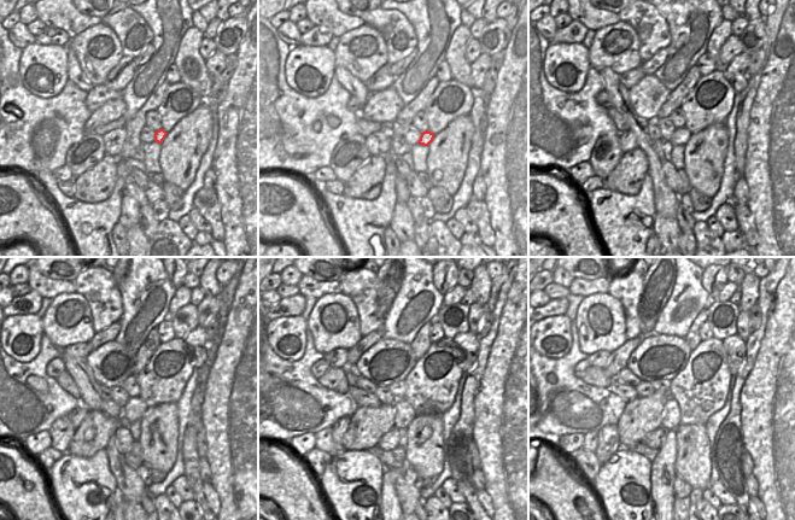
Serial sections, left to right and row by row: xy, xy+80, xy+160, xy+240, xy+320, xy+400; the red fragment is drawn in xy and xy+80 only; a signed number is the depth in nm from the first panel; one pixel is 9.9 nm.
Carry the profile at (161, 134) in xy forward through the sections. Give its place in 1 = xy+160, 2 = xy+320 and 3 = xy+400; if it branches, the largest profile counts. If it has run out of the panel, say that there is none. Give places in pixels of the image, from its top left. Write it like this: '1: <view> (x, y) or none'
1: xy+160 (680, 135)
2: xy+320 (404, 414)
3: xy+400 (671, 420)

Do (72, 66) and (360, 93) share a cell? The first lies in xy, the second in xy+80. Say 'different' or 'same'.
same

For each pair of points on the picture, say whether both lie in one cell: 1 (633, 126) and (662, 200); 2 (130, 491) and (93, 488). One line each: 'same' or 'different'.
1: same
2: different

